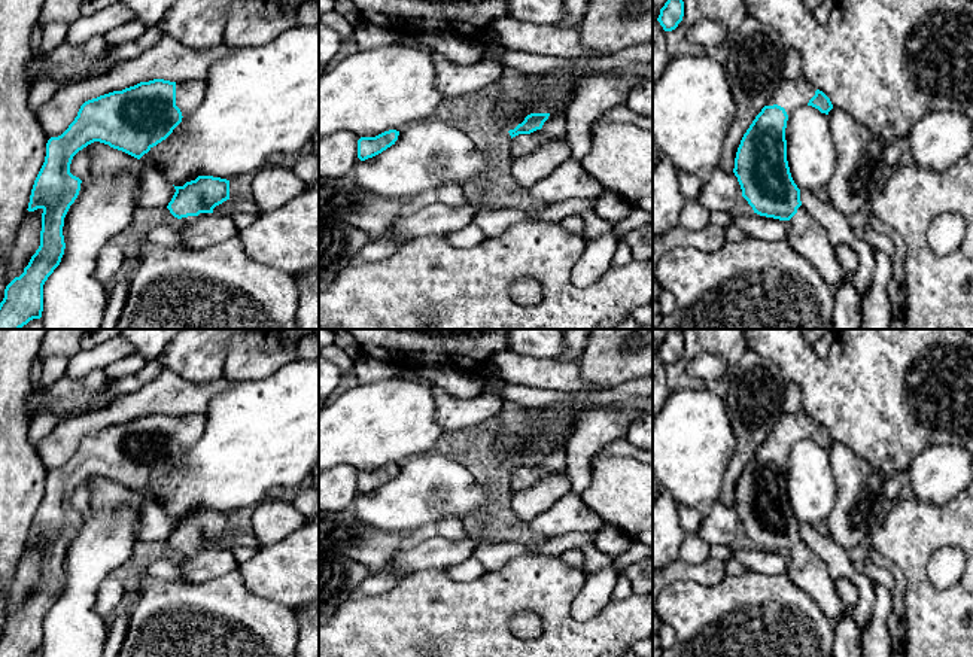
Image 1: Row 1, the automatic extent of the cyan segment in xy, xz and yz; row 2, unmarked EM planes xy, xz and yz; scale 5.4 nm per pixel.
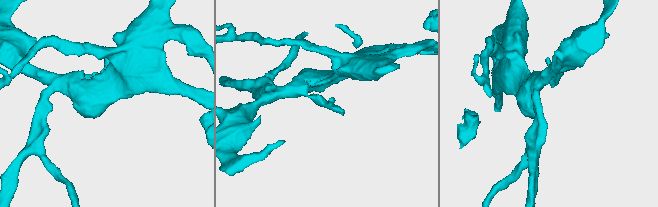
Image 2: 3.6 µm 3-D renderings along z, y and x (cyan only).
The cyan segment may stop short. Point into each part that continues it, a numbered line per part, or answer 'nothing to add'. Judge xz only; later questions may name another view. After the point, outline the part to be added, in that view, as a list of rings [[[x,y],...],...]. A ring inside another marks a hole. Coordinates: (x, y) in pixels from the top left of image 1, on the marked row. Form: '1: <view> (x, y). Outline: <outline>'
1: xz (555, 128). Outline: [[[563,112],[551,113],[541,130],[530,134],[519,134],[511,139],[510,155],[513,162],[532,153],[548,142],[566,140],[566,119]]]

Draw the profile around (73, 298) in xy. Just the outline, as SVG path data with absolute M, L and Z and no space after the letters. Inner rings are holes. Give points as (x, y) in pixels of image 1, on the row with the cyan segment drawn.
M121 170L112 176L82 180L79 195L64 218L64 255L43 285L43 329L100 329L107 289L95 273L98 253L112 237L133 223L134 210L140 207L140 188L142 171Z

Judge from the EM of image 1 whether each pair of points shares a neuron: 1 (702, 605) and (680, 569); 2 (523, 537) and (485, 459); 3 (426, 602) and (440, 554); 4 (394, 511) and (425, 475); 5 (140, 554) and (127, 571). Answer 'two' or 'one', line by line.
1: two
2: one
3: two
4: one
5: one

